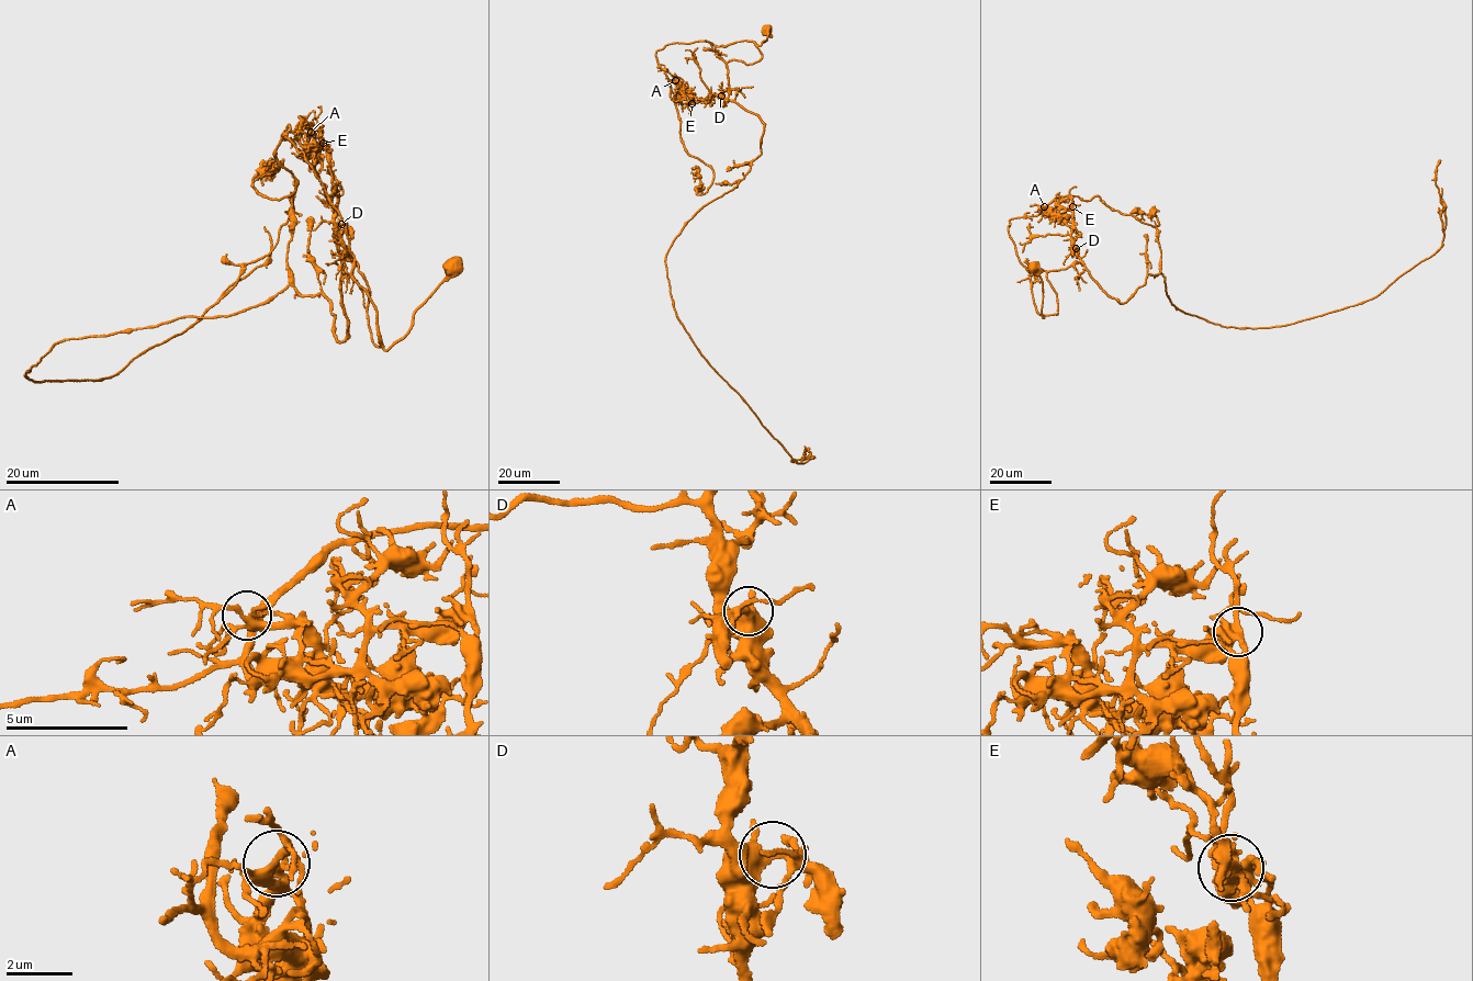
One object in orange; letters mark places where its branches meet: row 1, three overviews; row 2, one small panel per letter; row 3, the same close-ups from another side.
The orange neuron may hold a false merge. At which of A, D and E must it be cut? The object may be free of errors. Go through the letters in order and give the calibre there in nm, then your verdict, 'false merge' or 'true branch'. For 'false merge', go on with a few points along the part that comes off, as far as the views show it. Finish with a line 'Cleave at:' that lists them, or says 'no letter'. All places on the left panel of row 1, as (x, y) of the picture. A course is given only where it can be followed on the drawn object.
A: 260 nm | true branch
D: 340 nm | true branch
E: 380 nm | false merge | (323, 143), (344, 340), (290, 285), (23, 376), (101, 381), (191, 327), (299, 180)
Cleave at: E

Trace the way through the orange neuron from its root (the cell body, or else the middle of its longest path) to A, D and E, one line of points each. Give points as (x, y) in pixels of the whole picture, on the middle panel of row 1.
A: (767, 29), (760, 45), (745, 41), (722, 46), (704, 41), (667, 44), (656, 57), (668, 80), (675, 80)
D: (767, 29), (766, 41), (757, 47), (762, 58), (746, 65), (727, 63), (729, 92), (721, 96)
E: (767, 29), (766, 41), (757, 47), (762, 58), (746, 65), (727, 63), (728, 97), (711, 94), (692, 104)

